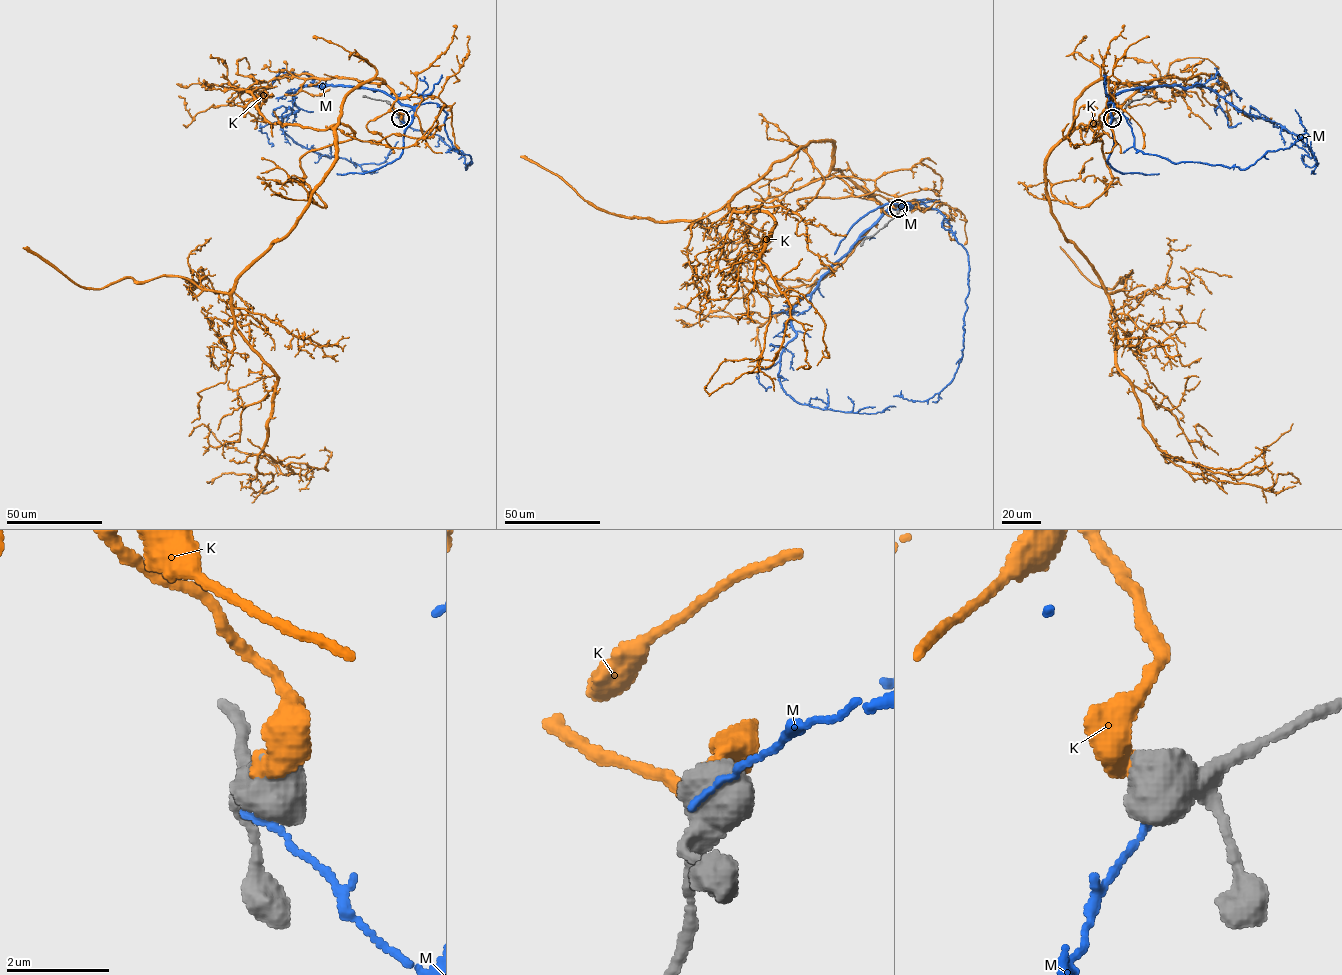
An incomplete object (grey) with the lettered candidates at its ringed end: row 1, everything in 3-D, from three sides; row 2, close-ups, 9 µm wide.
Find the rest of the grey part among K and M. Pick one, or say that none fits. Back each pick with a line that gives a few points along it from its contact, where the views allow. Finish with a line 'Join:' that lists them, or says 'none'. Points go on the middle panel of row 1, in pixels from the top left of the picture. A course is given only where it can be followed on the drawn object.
K: Its course: (898, 208), (831, 141), (735, 195), (774, 220), (790, 316), (774, 360), (706, 388)
Join: K

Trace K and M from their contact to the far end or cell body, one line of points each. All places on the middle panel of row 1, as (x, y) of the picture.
K: (898, 208), (831, 141), (735, 195), (774, 220), (790, 316), (774, 360), (706, 388)
M: (898, 209), (912, 205), (887, 210), (794, 307), (796, 335), (778, 374), (801, 404), (872, 414), (895, 406)

